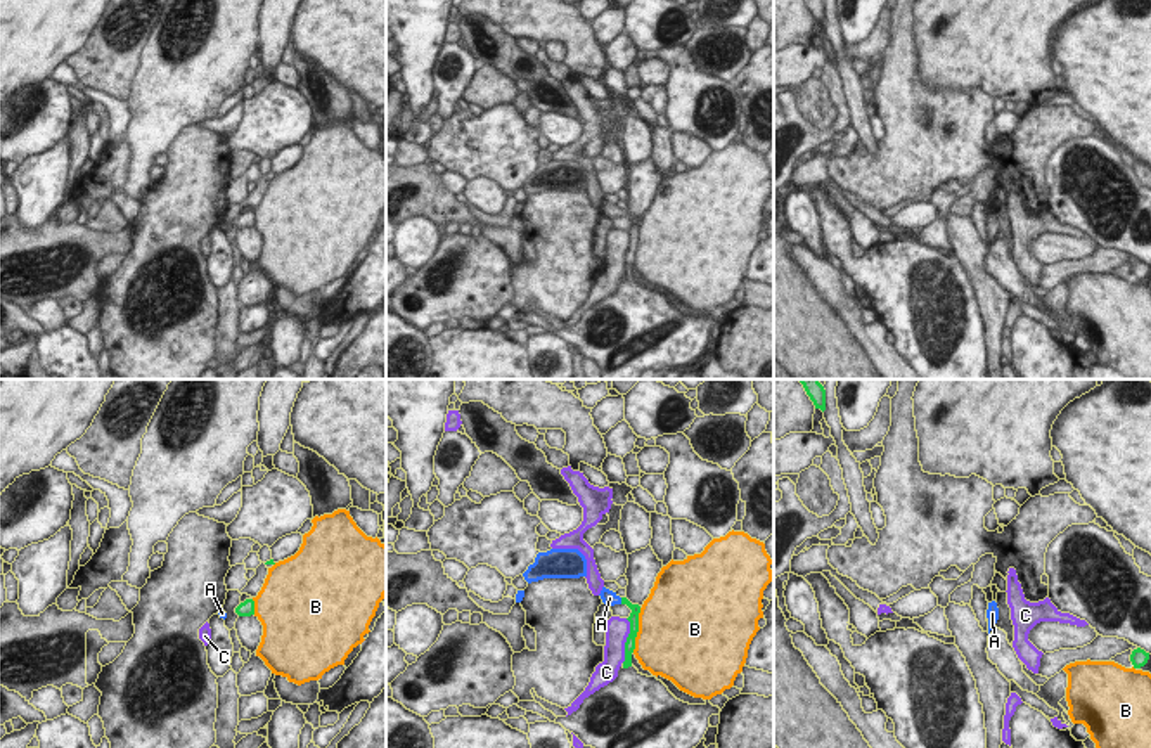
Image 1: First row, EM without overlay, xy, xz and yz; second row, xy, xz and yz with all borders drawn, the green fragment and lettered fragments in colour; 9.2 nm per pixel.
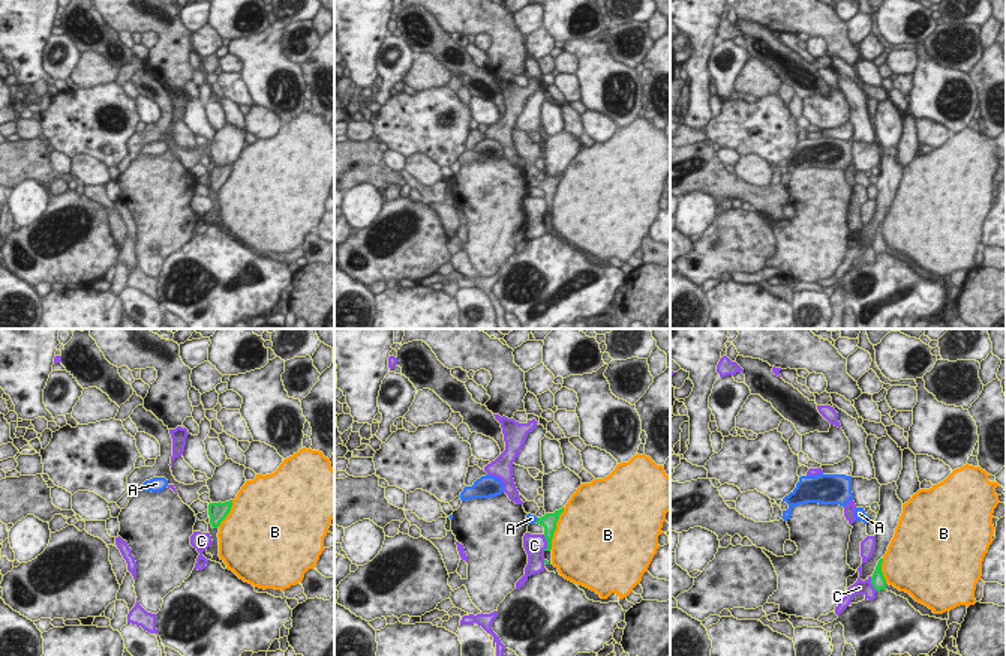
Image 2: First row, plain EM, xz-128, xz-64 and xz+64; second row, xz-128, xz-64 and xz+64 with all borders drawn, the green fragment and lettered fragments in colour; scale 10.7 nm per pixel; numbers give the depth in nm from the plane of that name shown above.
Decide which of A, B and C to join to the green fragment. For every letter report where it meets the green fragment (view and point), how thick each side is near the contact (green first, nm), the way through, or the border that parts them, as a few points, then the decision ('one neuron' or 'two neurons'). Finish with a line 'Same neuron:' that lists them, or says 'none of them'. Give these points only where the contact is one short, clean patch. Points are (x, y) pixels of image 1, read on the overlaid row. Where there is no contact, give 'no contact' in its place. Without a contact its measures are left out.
A: meets green in xz at (622, 601); 100 nm thick on the green side, 140 nm on the other; runs through xz (634, 617), (634, 610), (622, 601), (610, 598); one neuron
B: meets green in xz at (637, 631); 100 nm thick on the green side, 500 nm on the other; two neurons
C: meets green in xz at (627, 641); 100 nm thick on the green side, 220 nm on the other; two neurons
Same neuron: A

